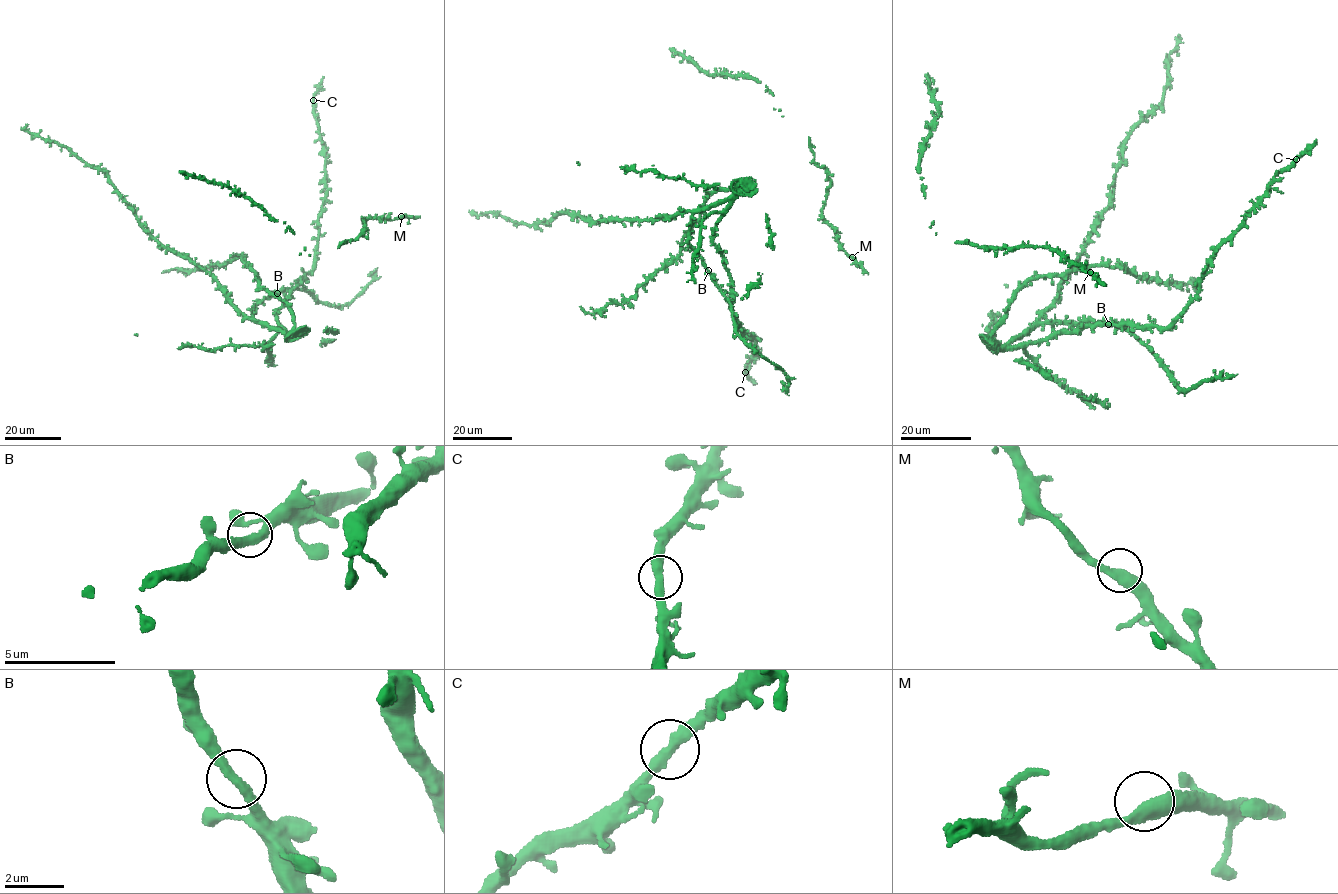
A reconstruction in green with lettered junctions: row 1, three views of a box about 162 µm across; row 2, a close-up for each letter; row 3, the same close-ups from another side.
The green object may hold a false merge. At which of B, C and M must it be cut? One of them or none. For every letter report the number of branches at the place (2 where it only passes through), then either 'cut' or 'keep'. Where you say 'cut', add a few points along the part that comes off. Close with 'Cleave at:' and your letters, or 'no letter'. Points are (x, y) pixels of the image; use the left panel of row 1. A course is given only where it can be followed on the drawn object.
B: branches 2; keep
C: branches 2; keep
M: branches 2; keep
Cleave at: no letter

